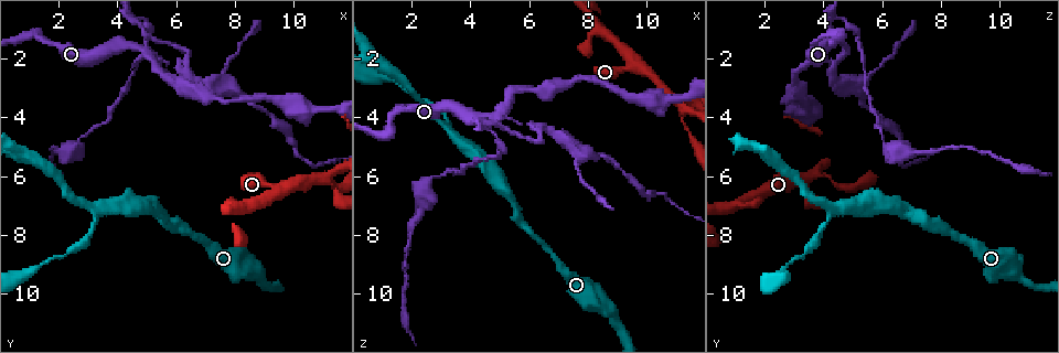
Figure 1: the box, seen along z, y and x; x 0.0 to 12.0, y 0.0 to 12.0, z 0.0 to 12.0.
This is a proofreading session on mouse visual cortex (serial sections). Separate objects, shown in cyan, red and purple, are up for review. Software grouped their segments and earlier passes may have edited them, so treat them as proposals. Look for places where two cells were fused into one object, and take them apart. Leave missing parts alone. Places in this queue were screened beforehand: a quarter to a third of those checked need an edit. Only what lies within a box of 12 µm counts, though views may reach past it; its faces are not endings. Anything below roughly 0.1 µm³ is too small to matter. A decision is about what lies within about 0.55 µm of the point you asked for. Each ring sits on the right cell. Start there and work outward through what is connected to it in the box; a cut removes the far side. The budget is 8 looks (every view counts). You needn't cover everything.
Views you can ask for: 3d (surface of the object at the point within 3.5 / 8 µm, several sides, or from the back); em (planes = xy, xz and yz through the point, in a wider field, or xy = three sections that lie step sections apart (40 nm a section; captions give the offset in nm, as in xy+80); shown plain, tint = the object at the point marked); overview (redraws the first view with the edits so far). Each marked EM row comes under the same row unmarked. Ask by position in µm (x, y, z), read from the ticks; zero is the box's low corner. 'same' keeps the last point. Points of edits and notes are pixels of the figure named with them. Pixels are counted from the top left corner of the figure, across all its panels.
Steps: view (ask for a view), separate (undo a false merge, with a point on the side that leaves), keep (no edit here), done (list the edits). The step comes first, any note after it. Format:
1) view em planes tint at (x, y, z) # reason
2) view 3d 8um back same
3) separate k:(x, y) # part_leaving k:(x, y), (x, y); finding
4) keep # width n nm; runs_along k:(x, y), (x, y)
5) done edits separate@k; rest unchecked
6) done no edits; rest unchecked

view 3d 3.5um at (11.0, 6.1, 3.4) # thick turns thin

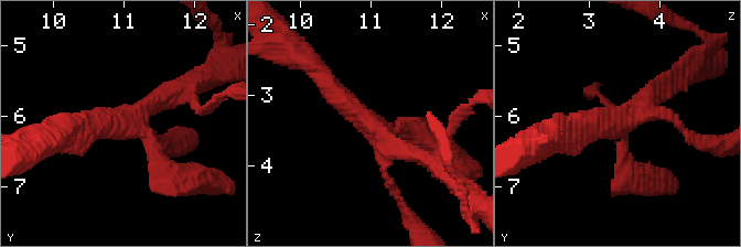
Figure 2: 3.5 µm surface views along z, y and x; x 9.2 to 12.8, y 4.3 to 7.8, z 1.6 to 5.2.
view em xy step 2 tint at (11.05, 6.10, 3.50) # arms 4; arm_widths 150, 200, 250, 300 nm; shape alone is not enough

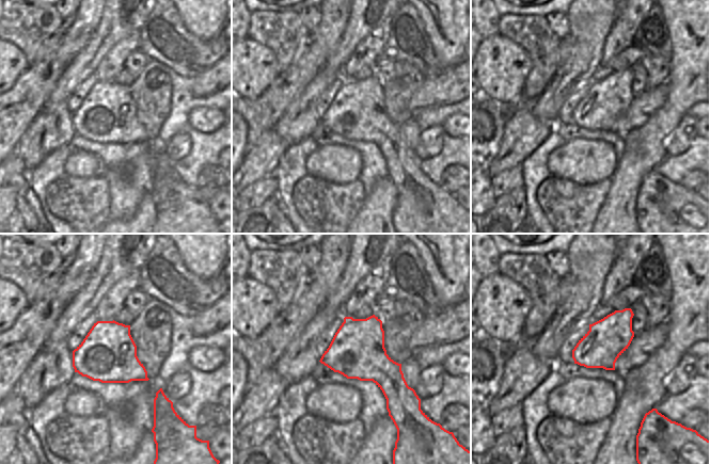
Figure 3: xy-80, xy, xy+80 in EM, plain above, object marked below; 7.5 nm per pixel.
keep # one cell here

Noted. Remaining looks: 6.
view 3d 3.5um at (4.8, 1.6, 4.0) # branch point

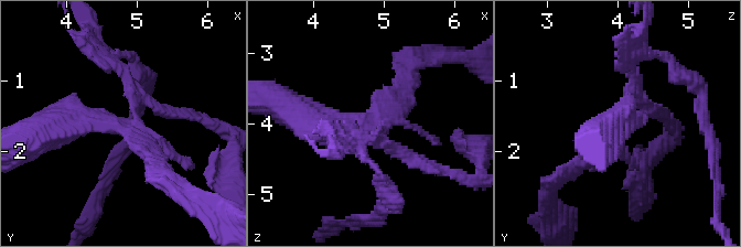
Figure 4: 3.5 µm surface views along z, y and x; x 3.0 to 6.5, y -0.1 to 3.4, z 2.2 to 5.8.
view em xy step 1 tint at (4.75, 1.65, 4.00) # shape alone is not enough

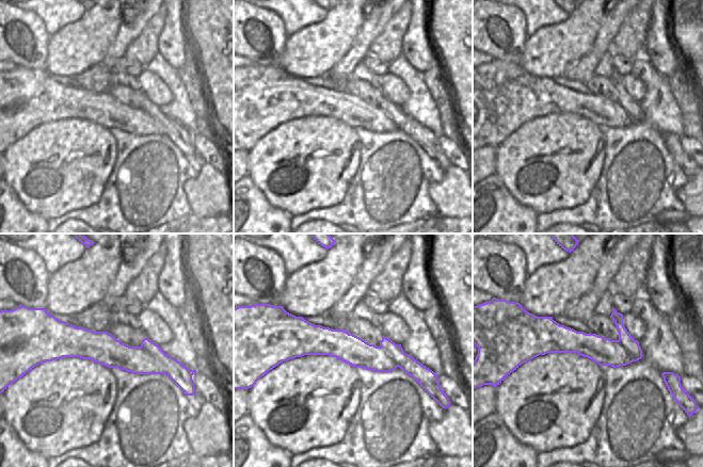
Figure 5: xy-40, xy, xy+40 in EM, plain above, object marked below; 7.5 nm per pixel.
separate 4:(405, 158) # border 5:(140, 347), (161, 365), (164, 373); two cells meet here

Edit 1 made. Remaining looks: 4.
view overview

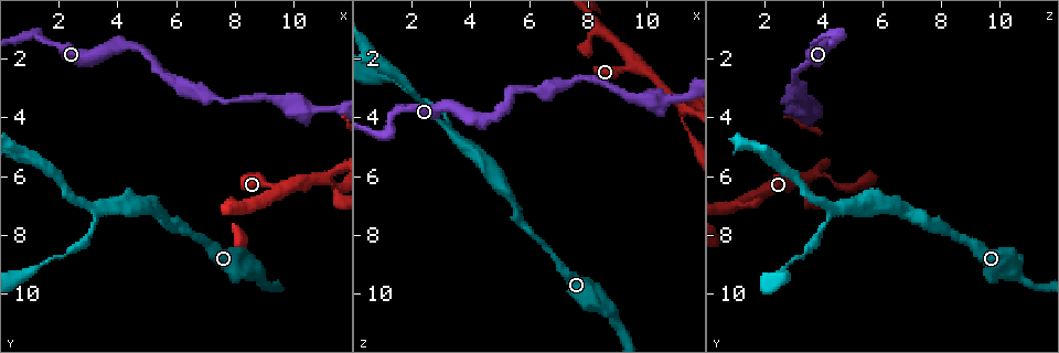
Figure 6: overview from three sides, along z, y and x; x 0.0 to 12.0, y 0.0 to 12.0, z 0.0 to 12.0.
view em planes tint at (3.3, 7.1, 4.6) # two arms in line, one across

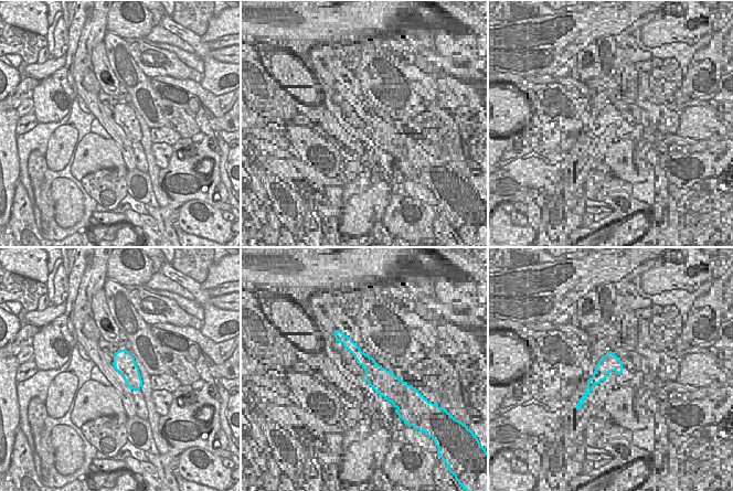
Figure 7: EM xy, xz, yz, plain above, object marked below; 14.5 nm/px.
view 3d 3.5um same # see where the arms go

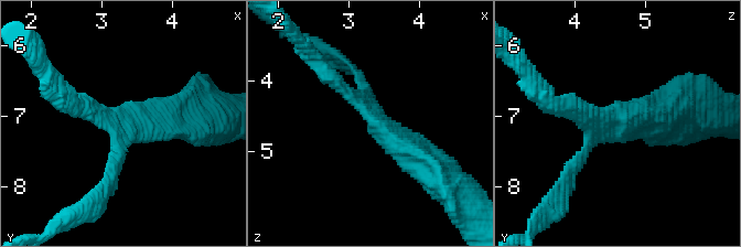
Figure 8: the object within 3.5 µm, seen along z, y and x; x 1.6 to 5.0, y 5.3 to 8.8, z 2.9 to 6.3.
keep # arms 3; runs_along 8:(430, 172), (322, 68); continuous, no second cell

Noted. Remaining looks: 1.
done edits separate@4; rest unchecked

